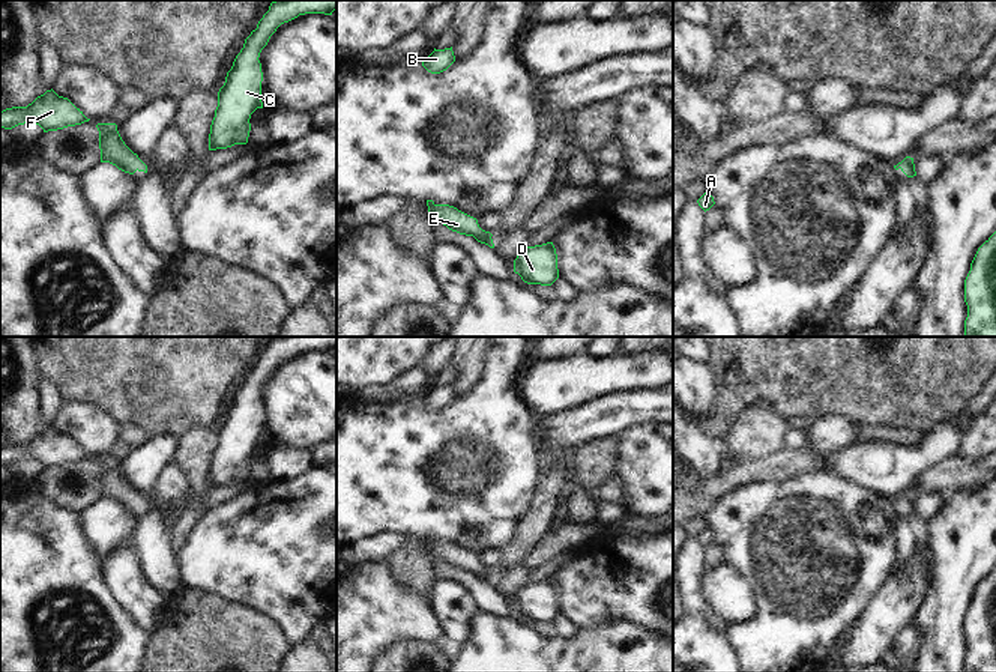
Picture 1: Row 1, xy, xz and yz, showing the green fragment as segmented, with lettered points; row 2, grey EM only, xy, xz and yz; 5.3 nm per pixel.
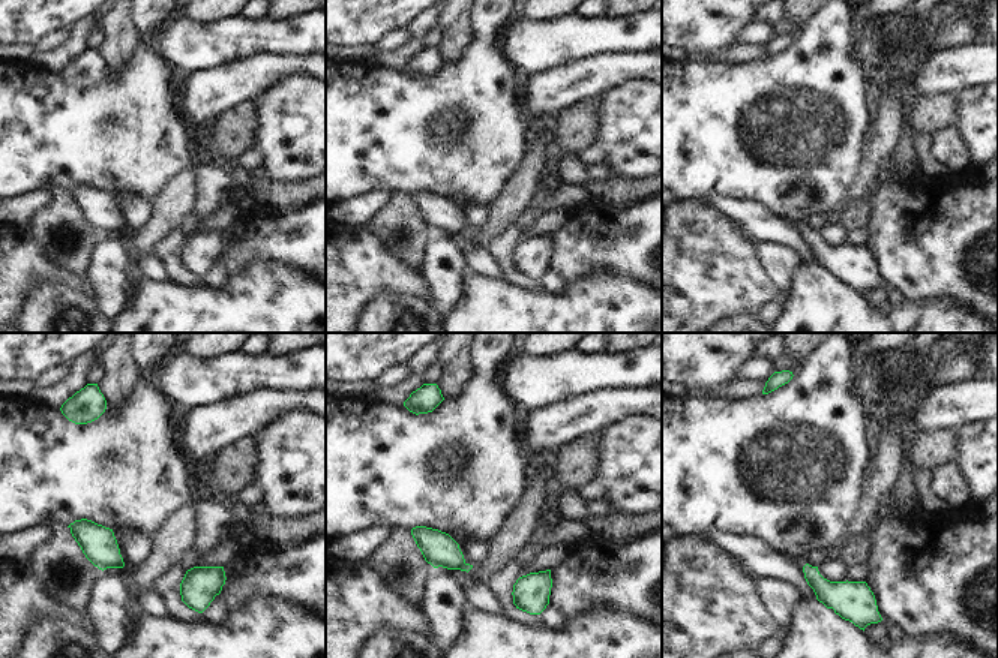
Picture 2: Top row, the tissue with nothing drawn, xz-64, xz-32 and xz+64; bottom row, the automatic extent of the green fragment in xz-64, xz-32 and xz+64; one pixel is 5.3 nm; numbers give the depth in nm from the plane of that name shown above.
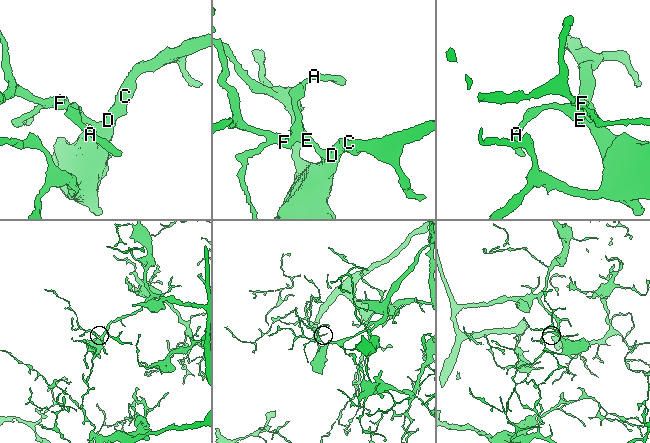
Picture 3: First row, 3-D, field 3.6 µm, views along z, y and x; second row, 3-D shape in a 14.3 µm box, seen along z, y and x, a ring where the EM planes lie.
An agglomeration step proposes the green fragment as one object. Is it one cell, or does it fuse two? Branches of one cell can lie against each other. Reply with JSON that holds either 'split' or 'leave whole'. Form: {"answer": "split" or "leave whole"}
{"answer": "leave whole"}

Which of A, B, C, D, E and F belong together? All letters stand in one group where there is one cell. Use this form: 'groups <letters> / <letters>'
groups A B C D E F

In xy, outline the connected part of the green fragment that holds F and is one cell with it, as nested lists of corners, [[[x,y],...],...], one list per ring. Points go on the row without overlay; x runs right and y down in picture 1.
[[[53,425],[38,433],[27,443],[12,443],[0,450],[0,465],[12,466],[24,460],[36,460],[44,469],[89,459],[83,448],[68,434],[59,433]]]

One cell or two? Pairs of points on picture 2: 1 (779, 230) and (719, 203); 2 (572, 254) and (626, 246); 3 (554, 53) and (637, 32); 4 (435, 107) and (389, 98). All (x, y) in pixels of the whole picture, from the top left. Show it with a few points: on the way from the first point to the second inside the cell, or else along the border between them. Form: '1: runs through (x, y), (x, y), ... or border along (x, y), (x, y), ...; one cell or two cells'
1: runs through (764, 227), (749, 215), (734, 209); one cell
2: runs through (586, 246), (613, 246); one cell
3: runs through (575, 38), (616, 35); one cell
4: runs through (423, 107), (401, 107); one cell

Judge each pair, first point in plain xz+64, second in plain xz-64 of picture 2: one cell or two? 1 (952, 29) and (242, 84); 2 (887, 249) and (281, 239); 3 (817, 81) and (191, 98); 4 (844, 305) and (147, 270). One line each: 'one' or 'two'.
1: two
2: one
3: two
4: two

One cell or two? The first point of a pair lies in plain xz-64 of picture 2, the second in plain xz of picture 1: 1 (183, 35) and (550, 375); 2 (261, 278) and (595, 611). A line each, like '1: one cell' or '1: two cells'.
1: one cell
2: two cells

